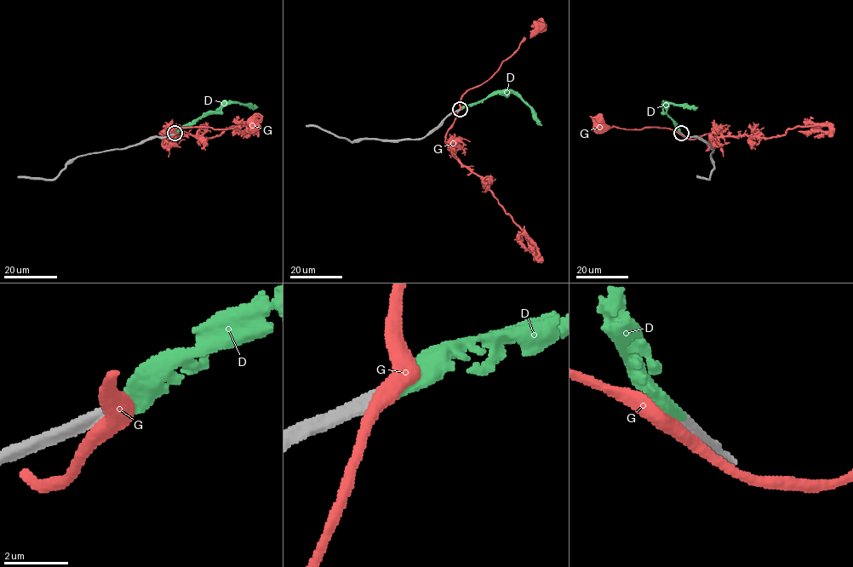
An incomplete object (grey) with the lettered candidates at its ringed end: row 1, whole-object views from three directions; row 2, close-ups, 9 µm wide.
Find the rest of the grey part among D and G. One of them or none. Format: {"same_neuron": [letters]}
{"same_neuron": ["D"]}

